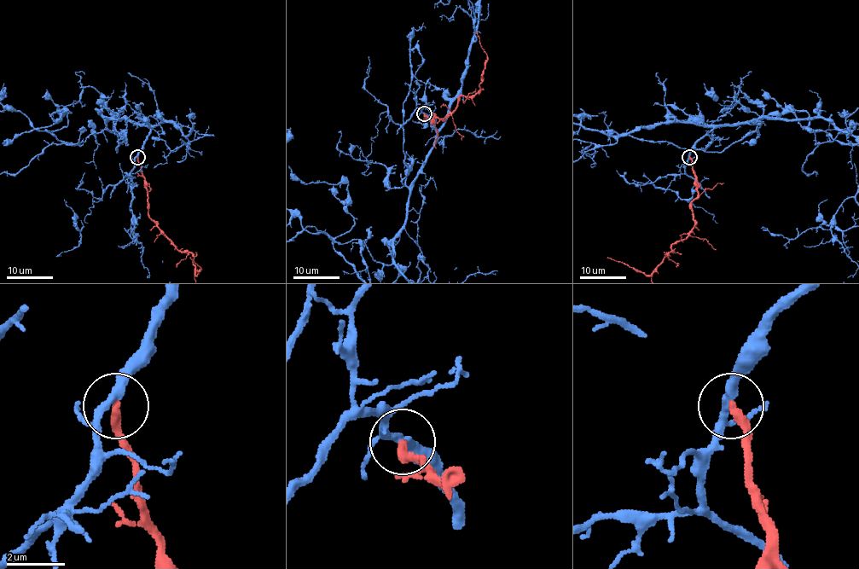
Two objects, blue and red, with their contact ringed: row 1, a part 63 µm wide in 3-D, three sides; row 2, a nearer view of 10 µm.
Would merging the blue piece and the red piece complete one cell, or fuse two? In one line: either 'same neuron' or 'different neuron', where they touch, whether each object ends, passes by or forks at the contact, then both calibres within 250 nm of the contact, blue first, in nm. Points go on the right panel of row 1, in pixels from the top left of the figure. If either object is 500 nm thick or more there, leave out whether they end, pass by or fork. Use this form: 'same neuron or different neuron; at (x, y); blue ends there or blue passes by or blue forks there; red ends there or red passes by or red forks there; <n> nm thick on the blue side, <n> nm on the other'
same neuron; at (689, 157); blue forks there; red ends there; 240 nm thick on the blue side, 320 nm on the other

